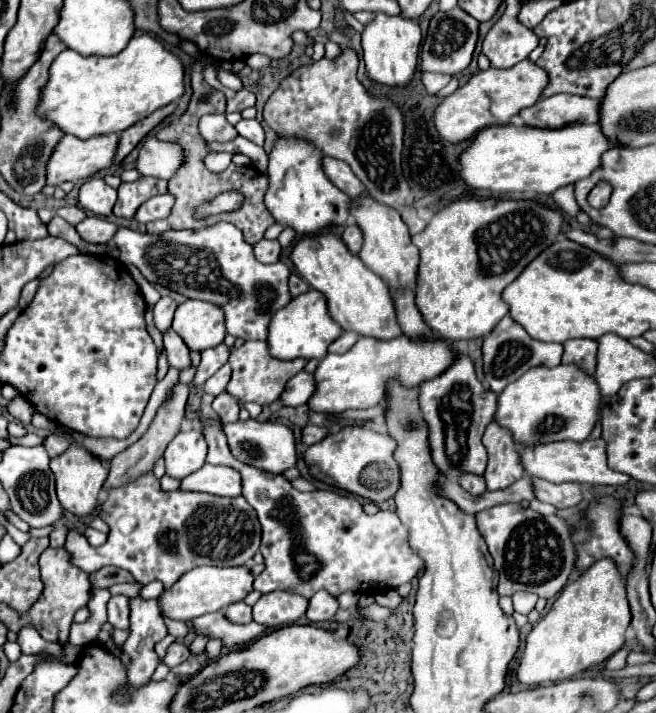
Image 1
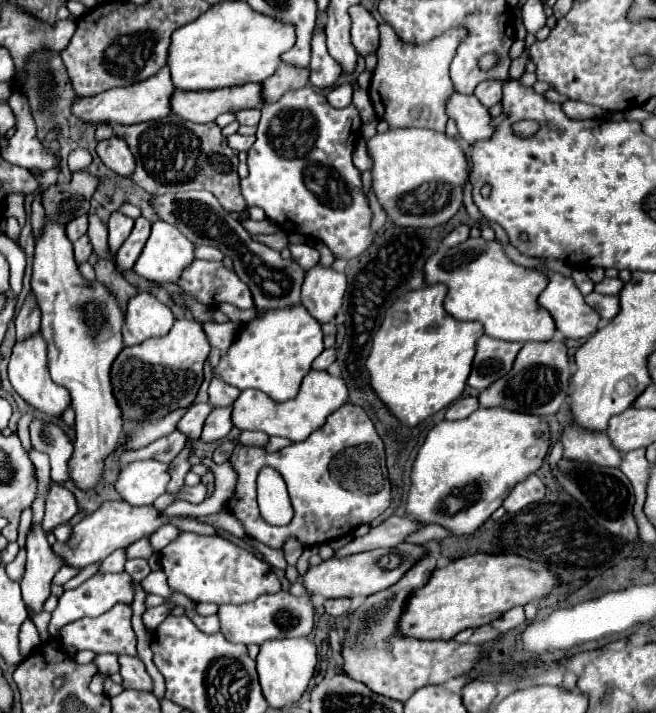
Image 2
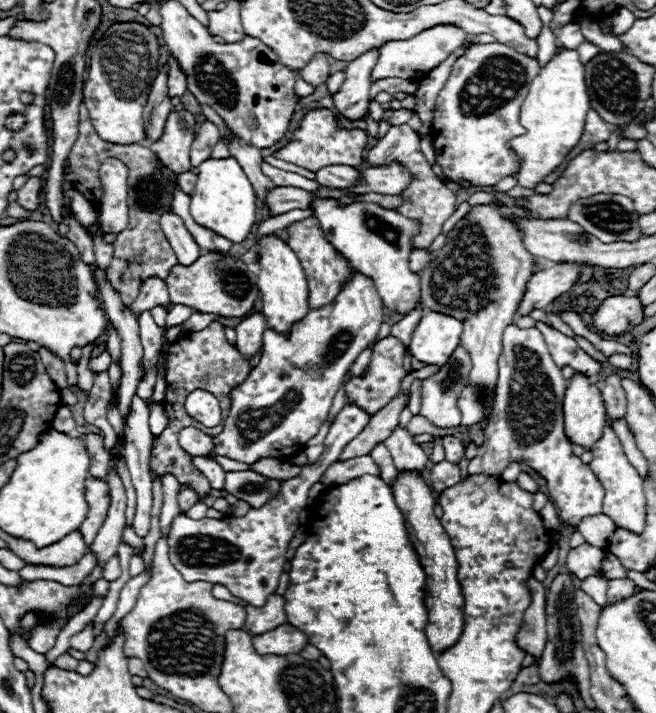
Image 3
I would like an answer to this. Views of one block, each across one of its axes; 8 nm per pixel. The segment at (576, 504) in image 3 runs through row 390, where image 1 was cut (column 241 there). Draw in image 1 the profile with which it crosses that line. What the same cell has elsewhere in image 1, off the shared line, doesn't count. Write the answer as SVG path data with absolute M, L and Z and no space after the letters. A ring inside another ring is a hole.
M154 474L140 476L140 480L134 480L132 484L124 484L124 488L116 488L108 492L108 500L100 506L98 516L110 526L108 540L100 548L92 548L85 536L75 530L68 532L64 548L72 552L72 560L76 560L78 568L84 568L84 572L92 574L104 566L116 566L122 570L128 570L140 584L148 584L154 580L160 580L164 588L170 588L184 572L190 572L192 568L200 564L204 566L242 566L250 564L252 556L260 548L260 522L256 518L254 508L242 498L220 498L212 494L200 494L200 492L164 492L154 478Z

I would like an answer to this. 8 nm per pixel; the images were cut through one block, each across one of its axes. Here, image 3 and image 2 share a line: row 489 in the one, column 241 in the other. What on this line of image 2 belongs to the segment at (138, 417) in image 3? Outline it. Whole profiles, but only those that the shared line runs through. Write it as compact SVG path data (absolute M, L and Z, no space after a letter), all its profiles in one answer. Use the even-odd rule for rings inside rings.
M232 134L226 138L228 146L236 152L246 152L254 144L254 136L244 136L244 134Z

